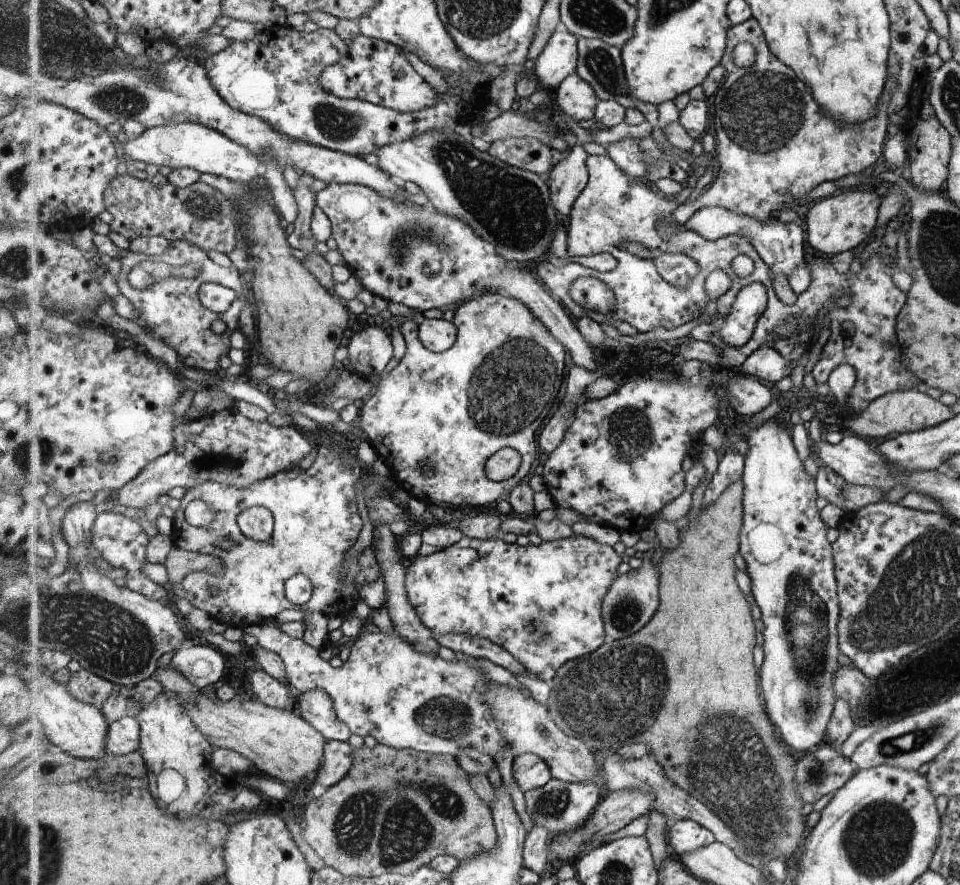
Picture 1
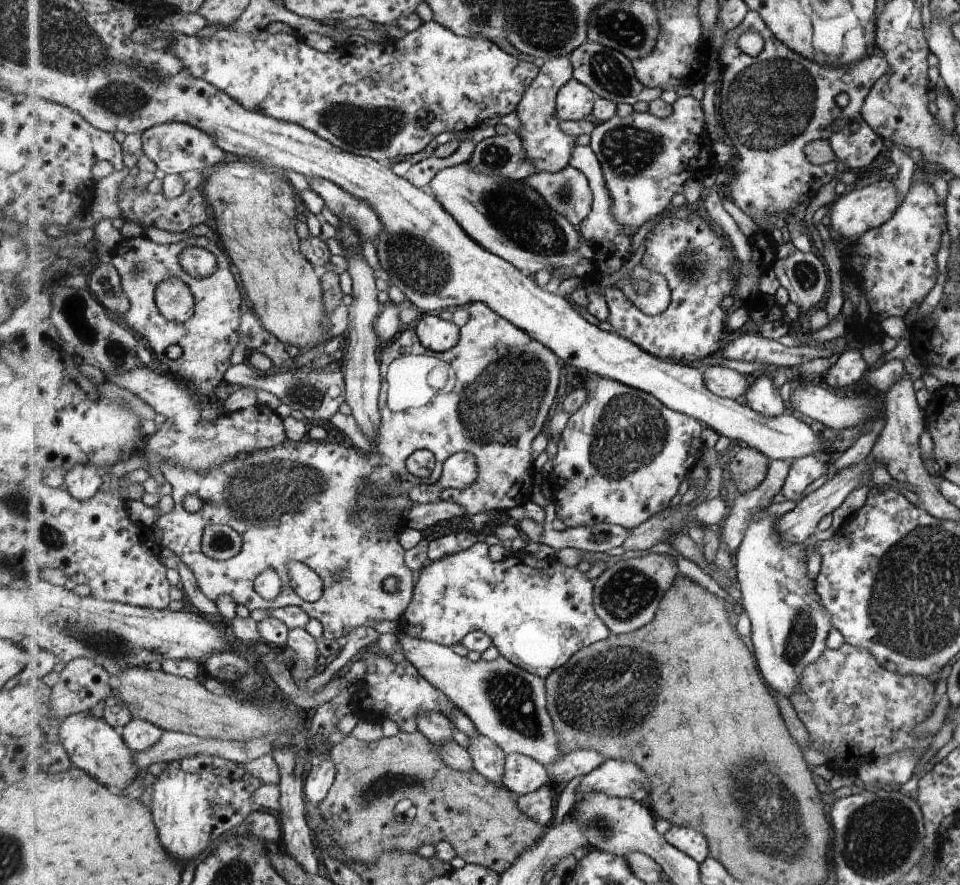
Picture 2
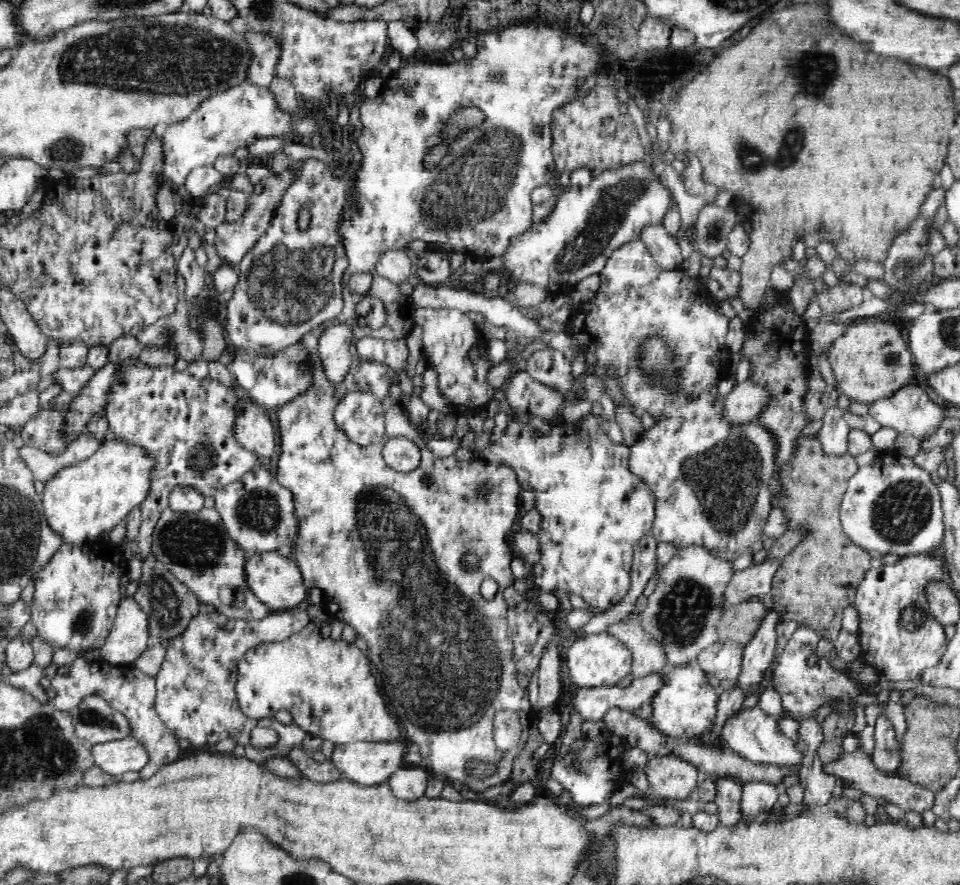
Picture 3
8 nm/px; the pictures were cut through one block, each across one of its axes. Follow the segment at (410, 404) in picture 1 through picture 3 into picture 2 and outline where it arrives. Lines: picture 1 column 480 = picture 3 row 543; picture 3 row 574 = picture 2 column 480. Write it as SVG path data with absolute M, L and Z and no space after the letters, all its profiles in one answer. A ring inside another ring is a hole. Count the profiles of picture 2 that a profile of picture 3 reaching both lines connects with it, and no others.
M481 301L473 303L471 306L468 307L470 312L470 319L468 322L462 326L460 332L460 341L455 348L451 350L445 351L444 353L438 353L438 357L441 360L446 360L447 362L451 363L453 366L453 370L455 370L456 374L456 383L455 388L451 390L451 392L441 392L438 396L435 396L429 404L425 406L419 407L412 407L409 410L404 411L403 413L393 413L387 406L387 389L388 389L388 378L387 378L387 371L390 367L390 364L399 357L403 355L418 355L418 354L425 354L429 356L432 352L429 349L426 349L421 342L421 339L418 337L417 331L414 330L402 330L393 340L389 342L387 346L383 347L380 352L380 369L382 370L382 377L383 382L381 383L381 392L379 392L379 412L381 412L381 419L383 420L383 424L381 426L381 436L379 436L378 440L375 442L375 446L373 447L372 451L369 454L363 454L361 451L357 450L353 446L349 448L344 448L340 444L331 444L325 442L313 442L310 439L303 440L303 441L292 441L291 439L285 440L280 445L274 446L270 449L261 449L256 450L254 453L248 454L247 456L239 456L235 457L234 459L229 459L227 462L221 463L219 466L216 466L211 471L197 471L193 469L186 469L185 467L175 466L173 463L168 463L165 461L160 466L160 472L163 473L164 478L167 482L173 485L174 491L172 492L171 496L175 502L174 508L172 511L160 515L158 517L158 521L156 522L157 527L162 531L162 539L159 545L164 548L170 548L173 552L177 553L179 558L182 558L182 562L193 572L195 578L197 580L197 585L199 590L204 594L206 598L215 602L221 594L229 594L236 602L236 604L242 604L245 606L249 611L255 610L255 608L264 608L265 610L268 609L278 609L281 607L288 607L291 605L295 605L298 607L303 608L305 612L310 616L310 618L315 618L319 620L323 624L323 636L327 640L337 640L337 638L341 638L341 636L347 636L347 634L351 634L355 628L359 628L359 626L370 626L373 628L377 622L380 620L396 620L398 622L403 621L403 616L411 601L413 600L414 590L416 589L416 581L417 581L417 573L413 572L406 563L406 550L405 547L398 541L398 542L381 542L381 534L383 534L383 530L381 528L377 528L378 516L376 512L372 510L371 507L365 509L365 512L361 510L361 514L359 514L359 518L355 520L353 518L353 514L355 514L355 508L357 508L357 501L358 496L357 492L361 493L364 488L364 492L377 492L382 493L383 487L387 484L393 482L394 478L399 478L403 481L403 488L407 488L407 494L409 495L411 490L416 486L421 486L423 483L429 485L437 485L439 479L442 477L444 471L444 464L448 458L451 458L454 454L460 453L461 451L465 451L466 453L471 453L475 456L478 466L478 477L475 483L472 484L471 488L465 489L445 489L442 490L441 498L443 501L455 502L457 504L463 505L466 508L467 515L473 514L481 514L481 512L505 512L507 510L513 510L513 508L517 508L517 506L523 506L527 504L529 501L537 500L537 490L535 485L535 474L537 469L535 468L534 461L534 440L541 434L541 430L546 428L547 418L549 418L549 414L551 414L551 406L555 404L555 398L557 398L557 390L559 390L559 386L561 386L561 366L563 365L562 360L555 354L550 348L547 348L542 342L539 342L537 339L534 339L532 336L529 336L524 330L517 328L512 322L509 322L506 318L503 318L500 314L497 314L492 308L489 308L486 304L483 304ZM419 449L429 449L433 454L436 456L436 467L432 472L431 476L428 476L427 479L422 479L421 477L416 477L412 475L407 470L407 459L410 457L411 453ZM197 493L203 500L205 504L203 508L196 513L191 514L184 505L185 497L188 494L195 494ZM215 523L216 525L229 525L231 528L238 530L243 537L244 544L242 546L242 551L233 558L230 558L226 561L218 561L212 558L209 558L203 551L202 551L202 542L204 537L204 532L209 524ZM289 561L301 561L302 563L307 564L310 566L317 574L321 575L321 578L324 582L325 590L323 591L322 597L315 601L314 603L310 603L309 601L303 600L296 592L293 590L293 587L290 585L290 576L289 576L289 569L288 564ZM267 569L276 570L283 581L283 586L279 596L275 598L275 600L268 601L266 598L263 598L255 588L255 579L260 575L263 574L263 571ZM389 576L395 576L399 579L400 585L396 592L390 594L389 592L385 592L385 588L383 588L383 582L385 582L385 578L389 578Z

